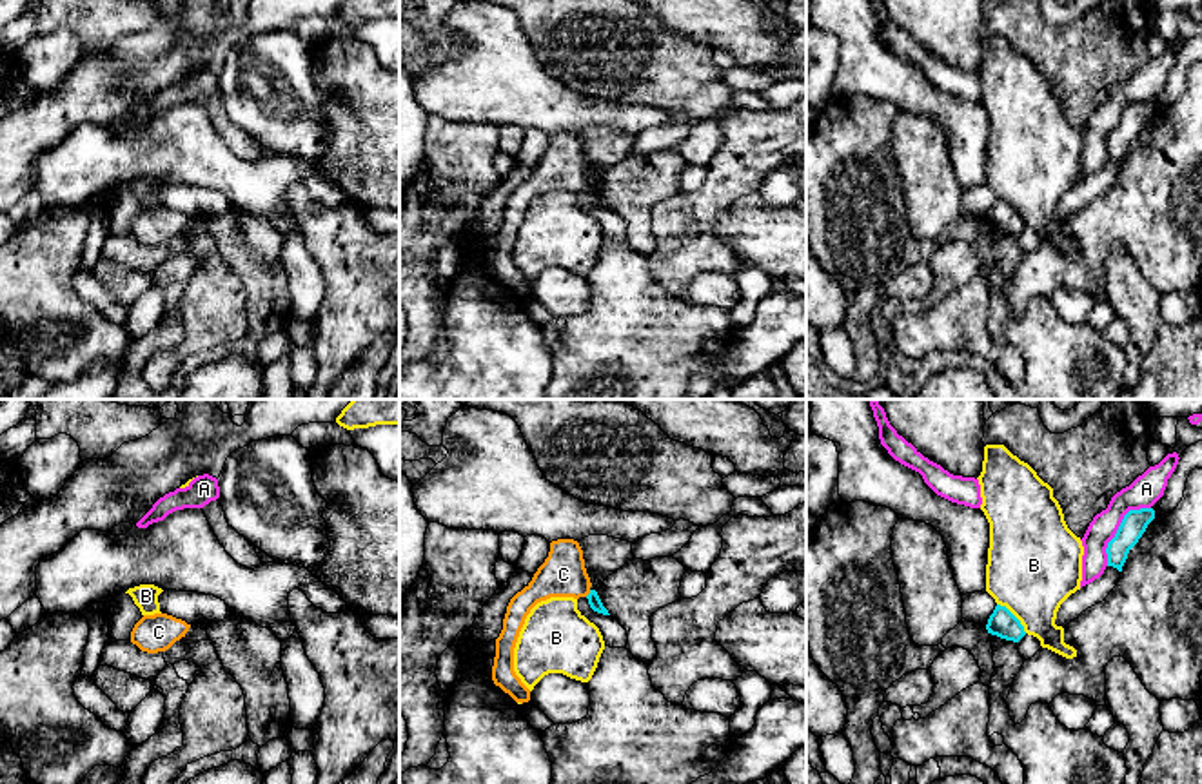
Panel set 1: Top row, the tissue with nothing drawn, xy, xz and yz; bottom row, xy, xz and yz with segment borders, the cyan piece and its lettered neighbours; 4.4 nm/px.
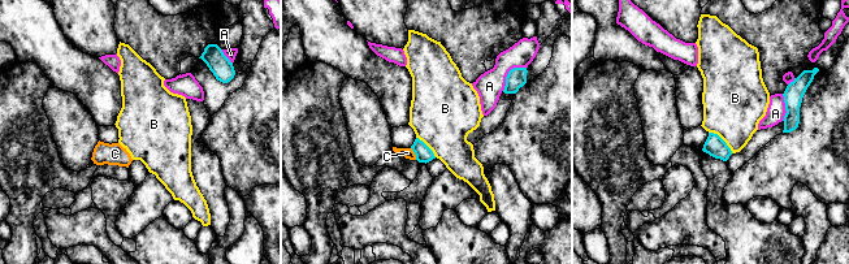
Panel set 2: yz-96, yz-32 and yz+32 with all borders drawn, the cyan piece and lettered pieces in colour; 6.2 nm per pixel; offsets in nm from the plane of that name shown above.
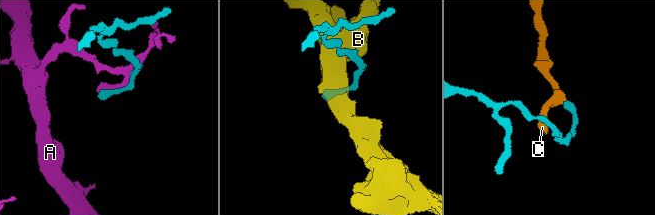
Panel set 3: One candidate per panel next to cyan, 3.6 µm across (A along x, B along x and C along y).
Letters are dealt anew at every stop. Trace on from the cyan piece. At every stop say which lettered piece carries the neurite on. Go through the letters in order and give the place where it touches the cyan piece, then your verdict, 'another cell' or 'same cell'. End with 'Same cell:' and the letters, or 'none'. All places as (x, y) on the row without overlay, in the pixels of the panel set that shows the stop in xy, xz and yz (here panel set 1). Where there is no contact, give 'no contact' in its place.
A: meets cyan in yz at (1119, 122); another cell
B: meets cyan in yz at (1014, 209); another cell
C: meets cyan in xz at (589, 187); another cell
Same cell: none

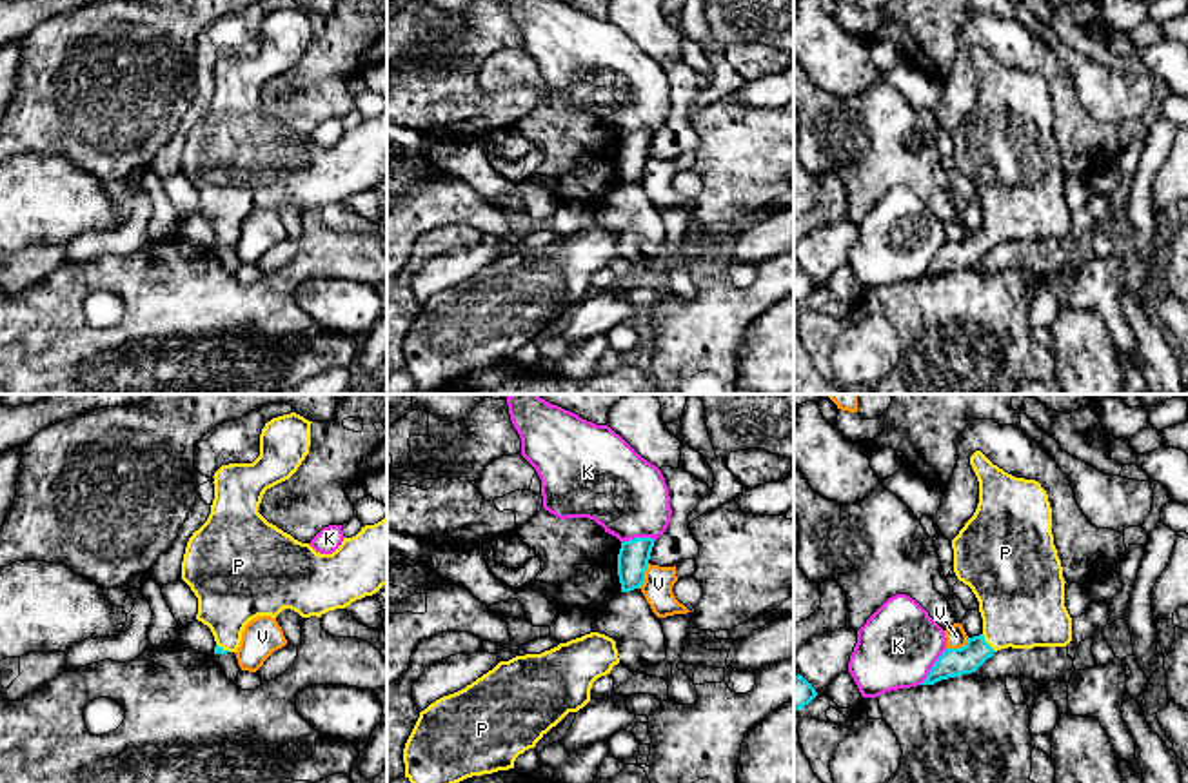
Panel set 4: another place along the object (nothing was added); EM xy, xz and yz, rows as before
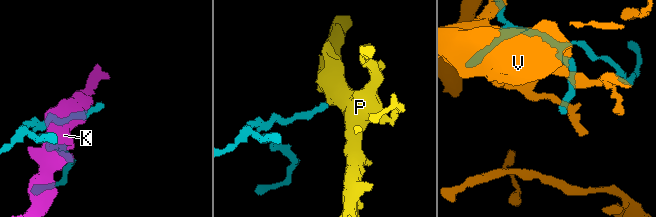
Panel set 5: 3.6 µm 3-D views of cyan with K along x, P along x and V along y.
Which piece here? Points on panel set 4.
K: meets cyan in yz at (932, 260); another cell
P: meets cyan in yz at (987, 237); same cell
V: meets cyan in yz at (958, 242); another cell
Same cell: P

